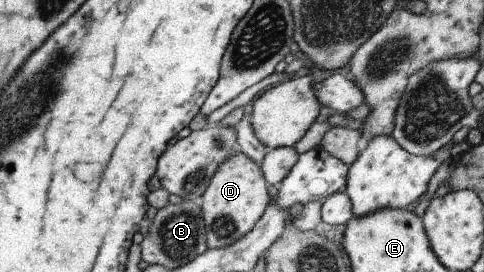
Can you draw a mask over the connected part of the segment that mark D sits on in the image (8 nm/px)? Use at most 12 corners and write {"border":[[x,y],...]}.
{"border":[[240,151],[201,194],[208,249],[246,235],[269,203],[257,164]]}

